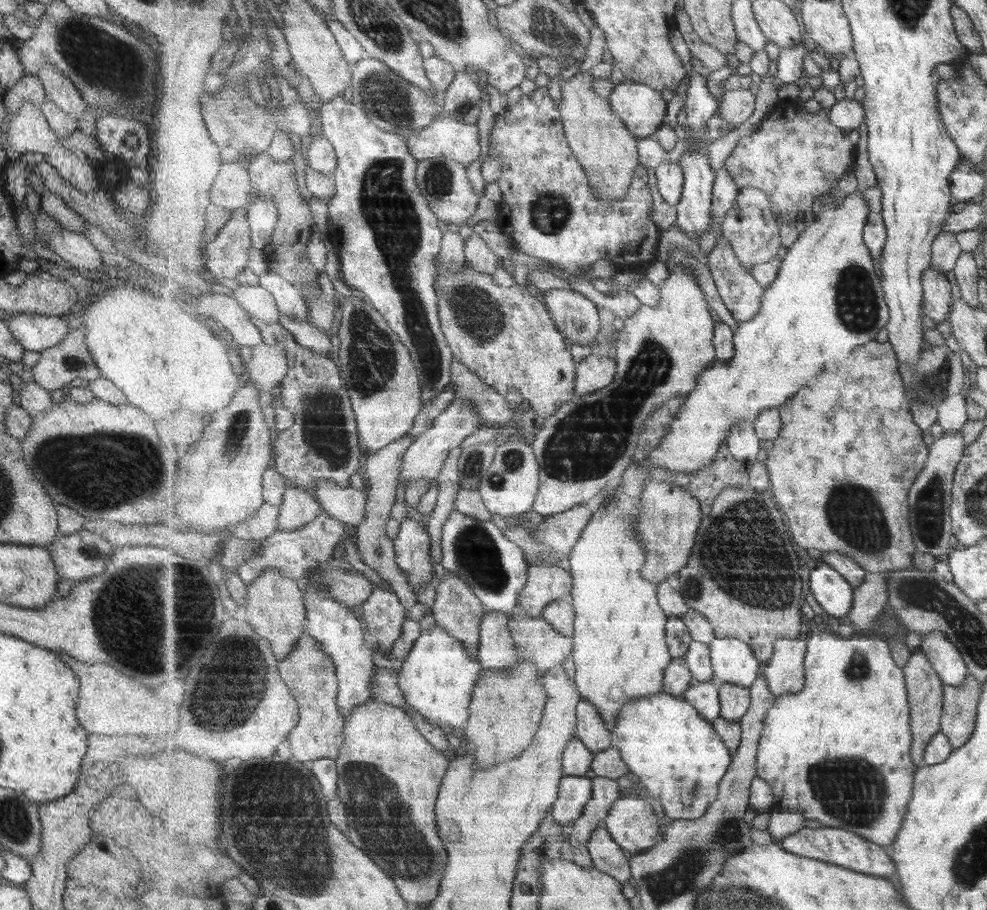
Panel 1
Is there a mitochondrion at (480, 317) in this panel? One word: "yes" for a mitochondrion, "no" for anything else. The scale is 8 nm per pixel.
yes

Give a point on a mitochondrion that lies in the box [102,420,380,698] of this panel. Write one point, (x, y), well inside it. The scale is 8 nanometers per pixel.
(191, 581)

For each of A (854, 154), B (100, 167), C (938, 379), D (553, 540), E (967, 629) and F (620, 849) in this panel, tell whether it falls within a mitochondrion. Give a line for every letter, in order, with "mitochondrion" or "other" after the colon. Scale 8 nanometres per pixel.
A: other
B: other
C: mitochondrion
D: other
E: mitochondrion
F: other

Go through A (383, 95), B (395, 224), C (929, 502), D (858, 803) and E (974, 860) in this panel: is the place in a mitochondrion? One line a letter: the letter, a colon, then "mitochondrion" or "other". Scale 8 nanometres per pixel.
A: mitochondrion
B: mitochondrion
C: mitochondrion
D: mitochondrion
E: mitochondrion

